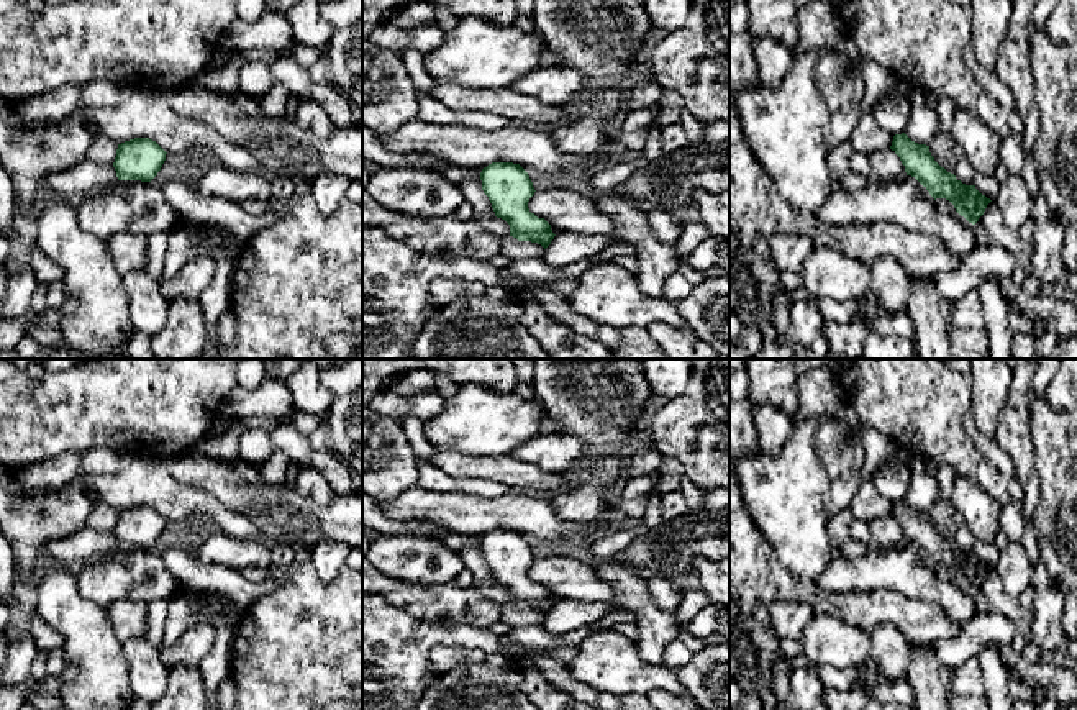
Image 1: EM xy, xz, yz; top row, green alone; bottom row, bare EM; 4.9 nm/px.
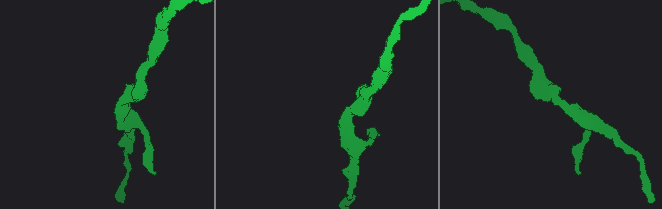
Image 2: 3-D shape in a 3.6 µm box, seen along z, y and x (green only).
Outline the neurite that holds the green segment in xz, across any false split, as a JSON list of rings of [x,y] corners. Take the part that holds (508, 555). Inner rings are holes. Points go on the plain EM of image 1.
[[[492,530],[482,536],[480,548],[495,584],[510,592],[510,603],[518,608],[538,610],[544,617],[551,612],[556,603],[551,592],[528,576],[536,558],[520,531]]]

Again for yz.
[[[905,500],[895,502],[890,517],[900,525],[907,543],[915,544],[936,566],[949,567],[956,579],[975,592],[992,569],[975,553],[966,553],[941,535],[929,513],[911,508]]]

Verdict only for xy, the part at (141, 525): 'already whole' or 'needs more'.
already whole

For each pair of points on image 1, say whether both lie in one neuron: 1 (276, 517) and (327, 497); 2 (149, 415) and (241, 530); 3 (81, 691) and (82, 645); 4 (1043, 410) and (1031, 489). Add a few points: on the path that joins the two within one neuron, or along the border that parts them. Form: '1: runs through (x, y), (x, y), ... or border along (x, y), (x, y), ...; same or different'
1: border along (295, 484), (322, 507), (336, 497); different
2: border along (127, 455), (156, 456), (164, 461); different
3: runs through (86, 679), (86, 656); same
4: border along (1030, 430), (1038, 477), (1035, 507); different

